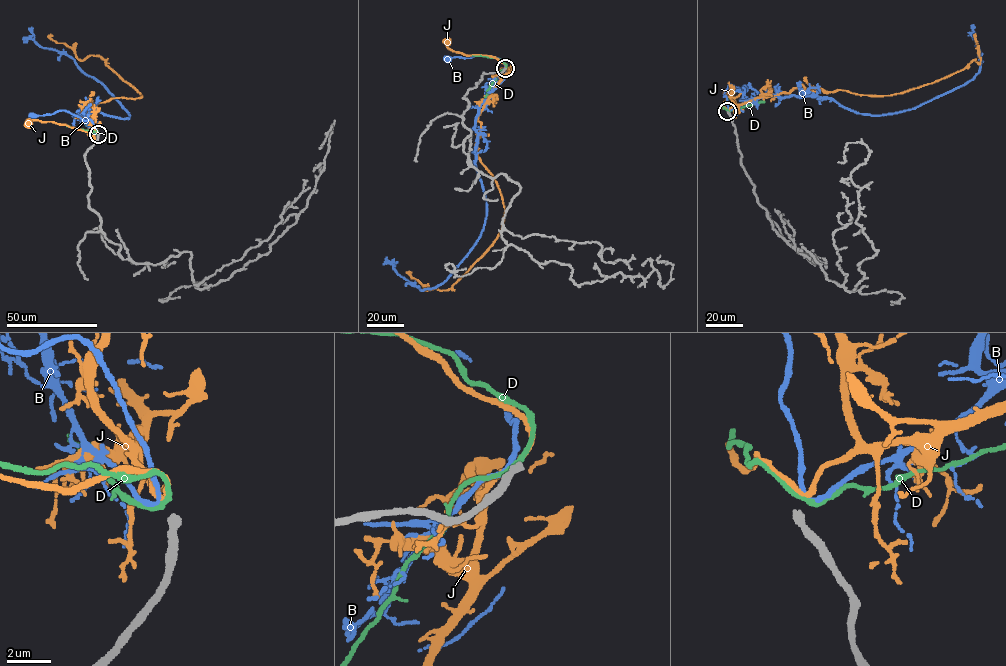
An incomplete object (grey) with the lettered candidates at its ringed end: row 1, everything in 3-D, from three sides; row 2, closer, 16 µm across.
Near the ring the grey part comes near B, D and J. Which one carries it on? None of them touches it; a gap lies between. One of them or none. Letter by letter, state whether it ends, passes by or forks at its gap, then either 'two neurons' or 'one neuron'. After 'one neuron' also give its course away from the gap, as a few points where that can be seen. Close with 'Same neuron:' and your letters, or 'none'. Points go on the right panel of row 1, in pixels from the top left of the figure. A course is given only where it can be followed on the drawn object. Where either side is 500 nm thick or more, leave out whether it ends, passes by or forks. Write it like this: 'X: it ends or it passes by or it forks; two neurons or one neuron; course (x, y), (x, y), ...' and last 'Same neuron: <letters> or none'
B: it passes by; two neurons
D: it passes by; two neurons
J: it passes by; two neurons
Same neuron: none

